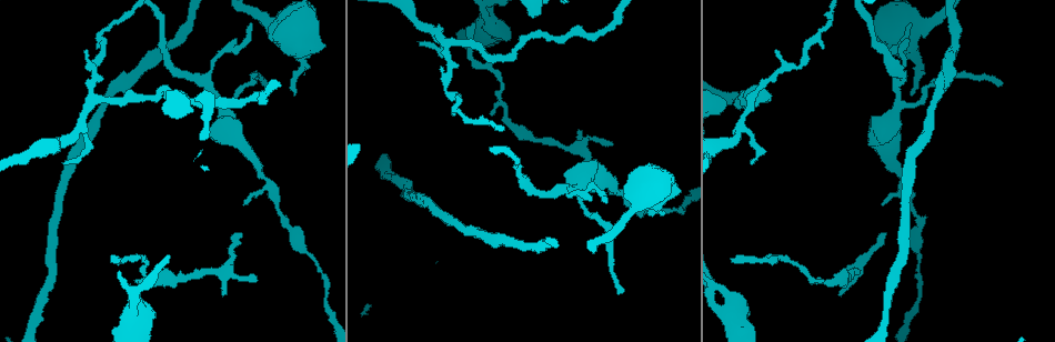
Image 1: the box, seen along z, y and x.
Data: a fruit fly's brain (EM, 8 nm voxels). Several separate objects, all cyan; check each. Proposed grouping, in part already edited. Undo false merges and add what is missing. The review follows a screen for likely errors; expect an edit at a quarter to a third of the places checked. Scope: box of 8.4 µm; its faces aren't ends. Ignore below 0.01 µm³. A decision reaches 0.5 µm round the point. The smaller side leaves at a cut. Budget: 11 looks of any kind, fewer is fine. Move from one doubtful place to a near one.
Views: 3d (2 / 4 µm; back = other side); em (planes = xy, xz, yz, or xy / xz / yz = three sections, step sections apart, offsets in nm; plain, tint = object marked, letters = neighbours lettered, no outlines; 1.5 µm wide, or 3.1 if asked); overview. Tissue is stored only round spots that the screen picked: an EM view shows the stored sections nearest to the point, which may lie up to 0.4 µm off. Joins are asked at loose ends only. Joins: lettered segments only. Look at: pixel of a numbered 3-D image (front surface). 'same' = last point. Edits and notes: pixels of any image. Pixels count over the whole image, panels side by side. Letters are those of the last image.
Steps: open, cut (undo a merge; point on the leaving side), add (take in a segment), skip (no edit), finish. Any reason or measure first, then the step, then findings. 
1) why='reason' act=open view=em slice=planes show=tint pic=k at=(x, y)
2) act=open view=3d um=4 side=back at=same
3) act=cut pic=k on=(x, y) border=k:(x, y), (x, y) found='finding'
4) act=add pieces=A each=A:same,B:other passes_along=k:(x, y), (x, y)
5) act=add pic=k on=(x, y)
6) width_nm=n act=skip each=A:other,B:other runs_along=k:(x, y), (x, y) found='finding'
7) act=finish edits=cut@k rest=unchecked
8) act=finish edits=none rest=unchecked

why='calibre changes' act=open view=3d um=2 pic=1 at=(830, 282)

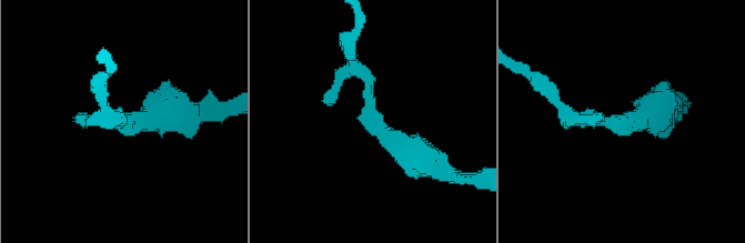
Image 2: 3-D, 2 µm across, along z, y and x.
act=open view=em slice=planes show=tint pic=2 at=(130, 122)

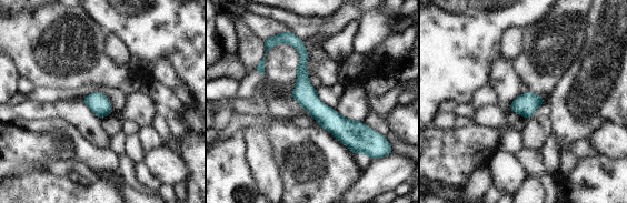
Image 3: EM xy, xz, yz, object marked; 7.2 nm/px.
why='what lies round it' act=open view=em slice=planes show=letters at=same

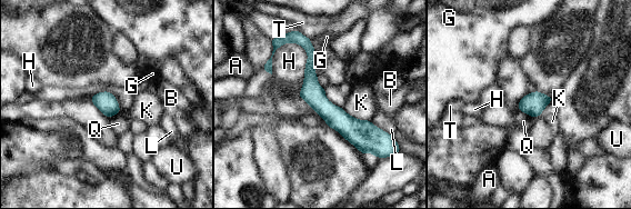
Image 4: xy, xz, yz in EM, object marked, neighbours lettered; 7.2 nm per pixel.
width_nm=150 longest_contact=H:300nm act=skip each=A:other,B:other,G:other,H:other,K:other,L:other,Q:other,T:other,U:other found='one neuron here'

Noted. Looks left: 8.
why='long arm stops here' act=open view=3d um=2 side=back pic=1 at=(732, 261)

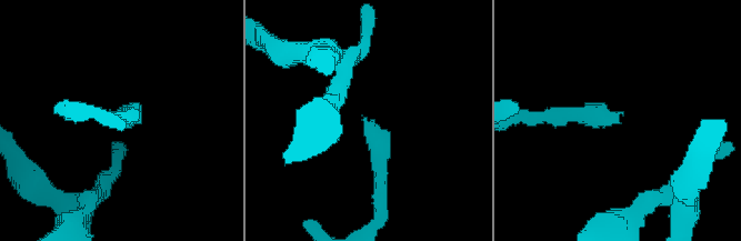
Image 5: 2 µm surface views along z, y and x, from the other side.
why='shape alone is not enough' act=open view=em slice=planes show=tint pic=5 at=(365, 119)

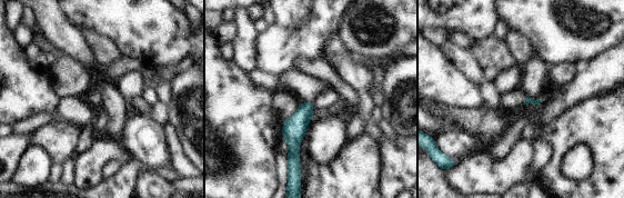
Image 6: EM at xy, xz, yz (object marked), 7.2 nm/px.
act=open view=em slice=planes show=letters at=same

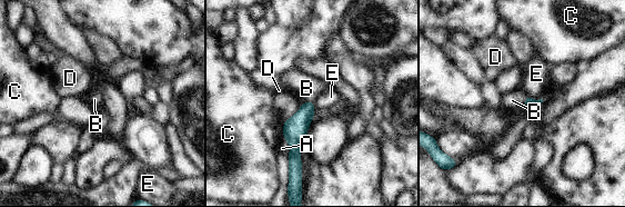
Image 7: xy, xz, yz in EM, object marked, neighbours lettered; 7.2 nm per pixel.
act=add pieces=B each=A:other,B:same,C:other,D:other,E:other passes_along=7:(295, 128), (308, 102), (306, 88) found='it goes on there'

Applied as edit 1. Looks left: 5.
why='an open end' act=open view=3d um=2 pic=1 at=(225, 292)

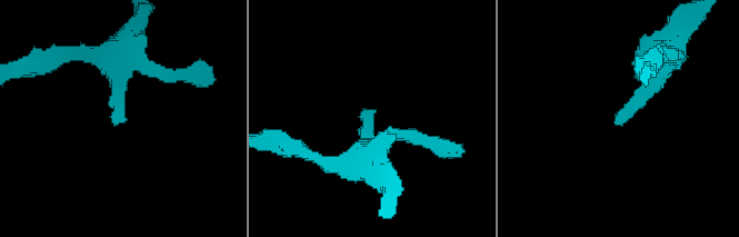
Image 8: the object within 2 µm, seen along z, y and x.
why='now the EM' act=open view=em slice=planes show=letters pic=8 at=(616, 120)

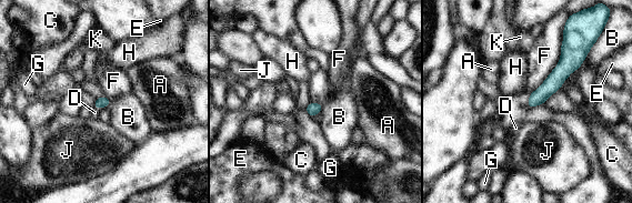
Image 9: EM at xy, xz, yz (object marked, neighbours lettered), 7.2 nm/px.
act=add pieces=D each=A:other,B:other,C:other,D:same,E:other,F:other,G:other,H:other,J:other,K:other passes_along=9:(103, 101), (97, 108), (94, 112) found='it goes on there'

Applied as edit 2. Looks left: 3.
act=open view=overview

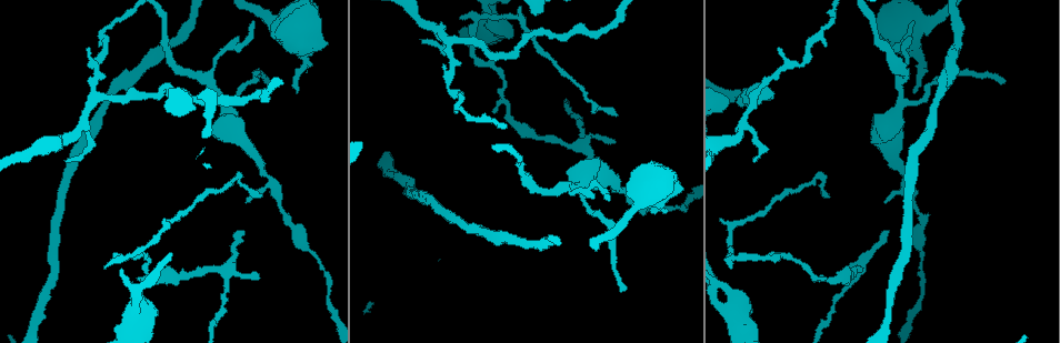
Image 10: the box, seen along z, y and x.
why='small branch off a trunk' act=open view=em slice=planes show=letters pic=10 at=(896, 108)

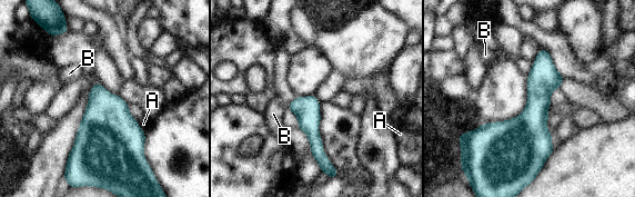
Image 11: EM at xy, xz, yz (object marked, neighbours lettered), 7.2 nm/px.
act=skip each=A:other,B:other border=11:(289, 104), (286, 107) found='one neuron here'

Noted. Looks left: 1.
act=finish edits=add@7,add@9 rest=unchecked

